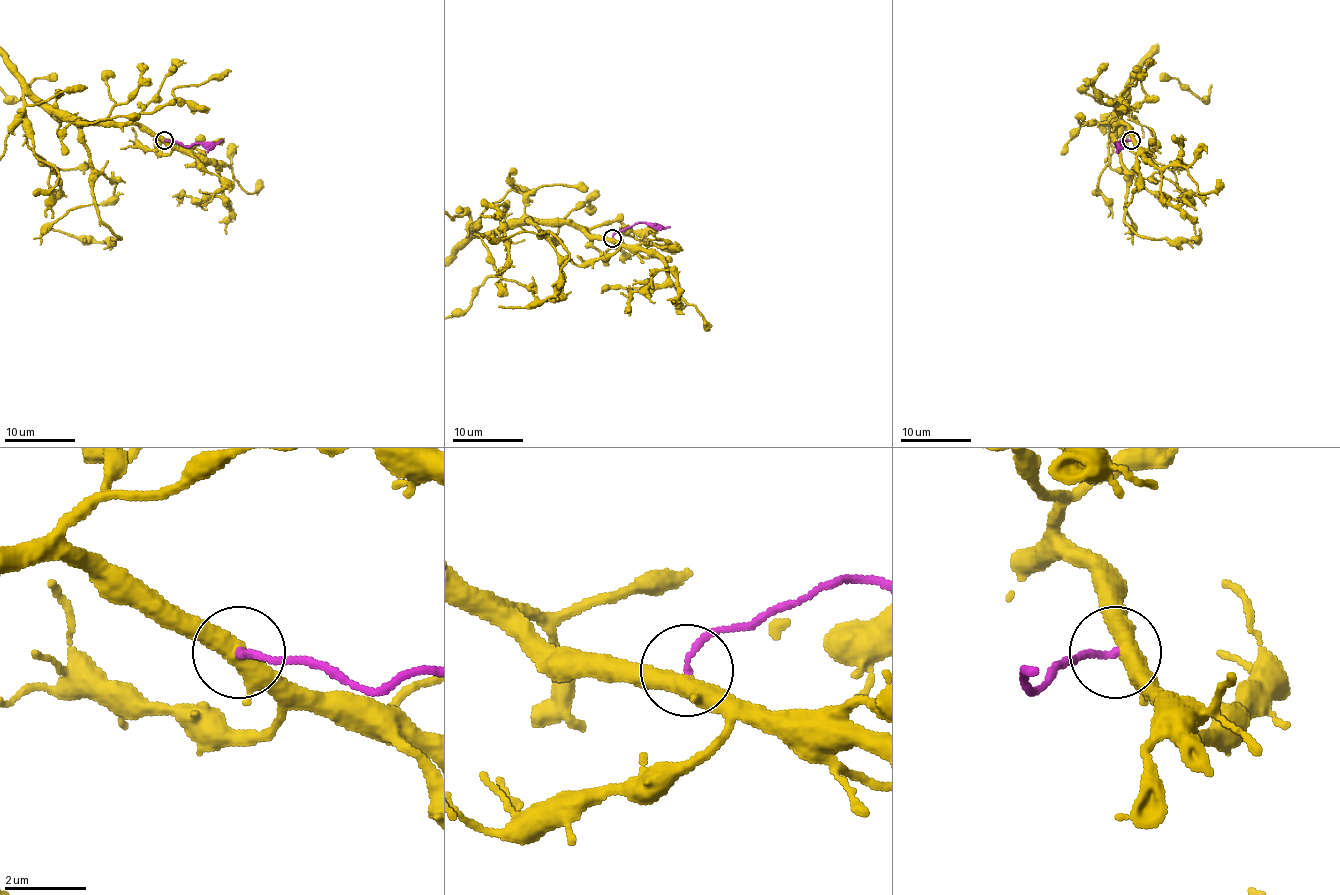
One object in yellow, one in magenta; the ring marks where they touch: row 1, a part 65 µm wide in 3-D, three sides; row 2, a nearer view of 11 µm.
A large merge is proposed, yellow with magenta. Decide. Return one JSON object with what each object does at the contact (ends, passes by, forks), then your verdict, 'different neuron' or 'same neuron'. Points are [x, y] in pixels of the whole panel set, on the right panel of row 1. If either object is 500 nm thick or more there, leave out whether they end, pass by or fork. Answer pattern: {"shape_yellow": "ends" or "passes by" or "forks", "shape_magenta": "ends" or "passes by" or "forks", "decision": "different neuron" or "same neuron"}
{"shape_yellow": "forks", "shape_magenta": "ends", "decision": "same neuron"}

